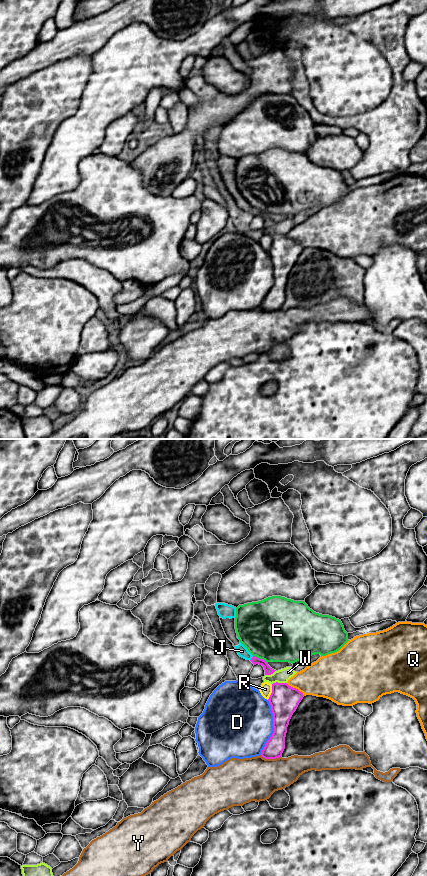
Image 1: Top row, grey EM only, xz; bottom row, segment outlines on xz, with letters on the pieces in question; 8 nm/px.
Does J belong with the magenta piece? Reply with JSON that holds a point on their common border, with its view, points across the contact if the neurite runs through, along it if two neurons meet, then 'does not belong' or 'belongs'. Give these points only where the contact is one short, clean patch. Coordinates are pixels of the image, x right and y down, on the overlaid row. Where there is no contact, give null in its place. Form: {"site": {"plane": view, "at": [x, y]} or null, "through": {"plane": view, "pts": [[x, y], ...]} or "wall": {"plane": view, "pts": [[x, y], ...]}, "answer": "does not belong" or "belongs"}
{"site": {"plane": "xz", "at": [252, 658]}, "wall": {"plane": "xz", "pts": [[253, 656], [250, 660]]}, "answer": "does not belong"}

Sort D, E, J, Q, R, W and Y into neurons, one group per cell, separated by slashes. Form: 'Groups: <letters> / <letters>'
Groups: D / E / J / Q / R / W / Y

